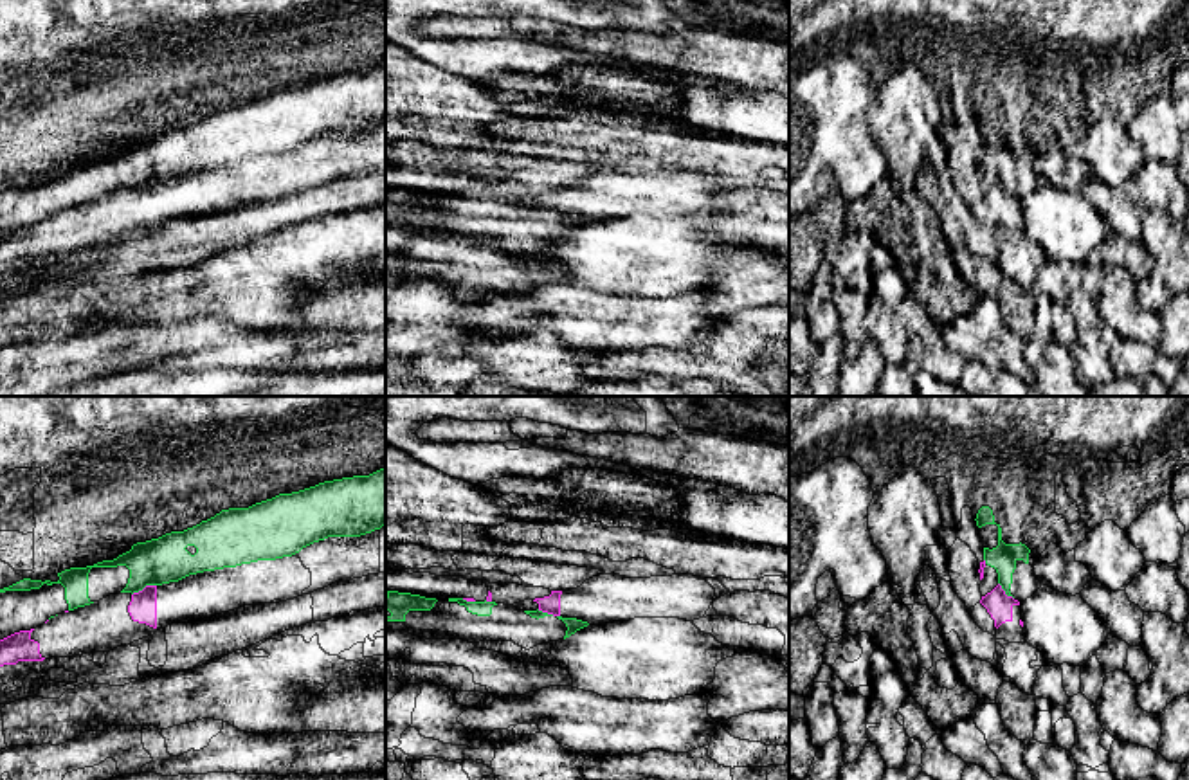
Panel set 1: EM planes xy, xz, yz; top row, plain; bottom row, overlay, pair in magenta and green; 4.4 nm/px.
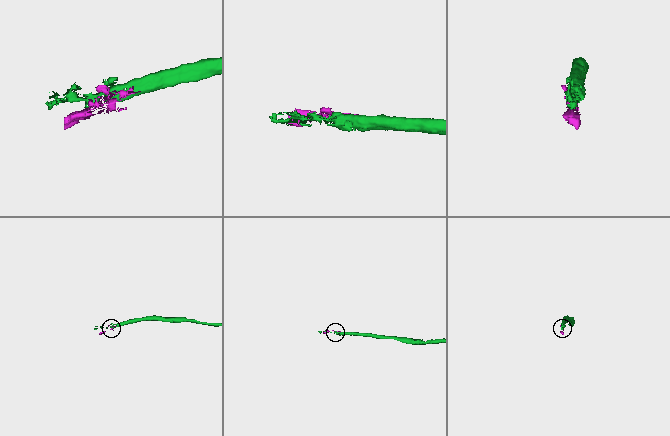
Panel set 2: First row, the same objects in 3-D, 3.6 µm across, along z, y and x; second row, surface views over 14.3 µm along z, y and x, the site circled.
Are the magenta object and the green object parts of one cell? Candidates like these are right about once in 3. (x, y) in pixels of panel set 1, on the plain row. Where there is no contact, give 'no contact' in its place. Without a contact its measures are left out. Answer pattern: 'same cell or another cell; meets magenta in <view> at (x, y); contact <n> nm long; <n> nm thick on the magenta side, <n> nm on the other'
another cell; meets magenta in xy at (145, 184); contact 120 nm long; 130 nm thick on the magenta side, 200 nm on the other

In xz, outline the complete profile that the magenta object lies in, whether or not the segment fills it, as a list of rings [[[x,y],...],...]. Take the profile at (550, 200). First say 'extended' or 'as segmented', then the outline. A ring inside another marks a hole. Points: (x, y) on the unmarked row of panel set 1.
extended | [[[600,171],[569,187],[513,200],[521,207],[542,207],[576,214],[589,222],[607,222],[634,214],[679,214],[694,218],[717,213],[713,198],[730,187],[715,175],[694,171],[625,175]]]

